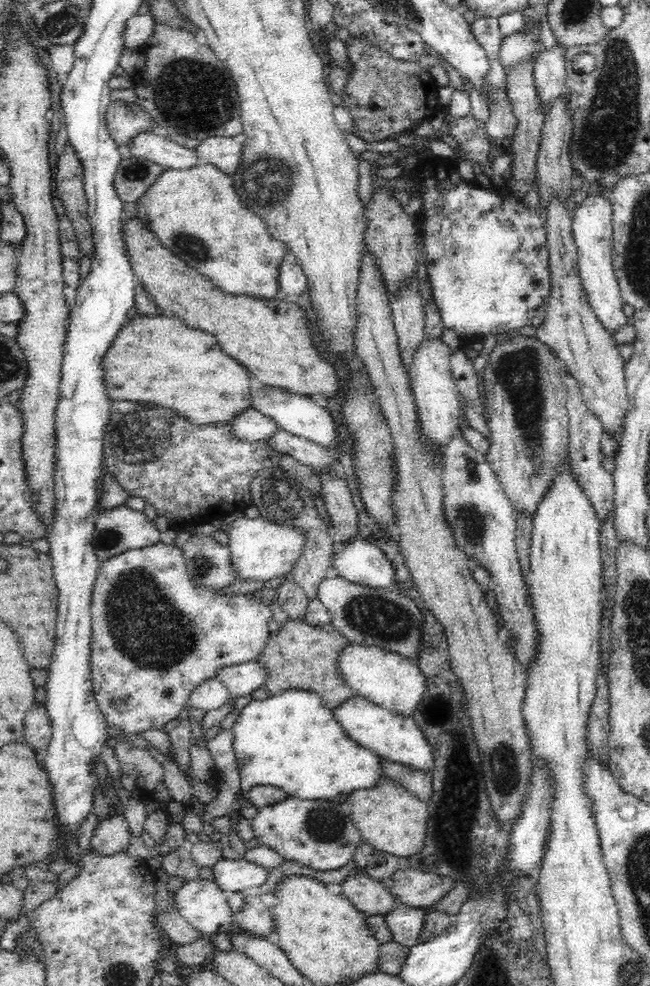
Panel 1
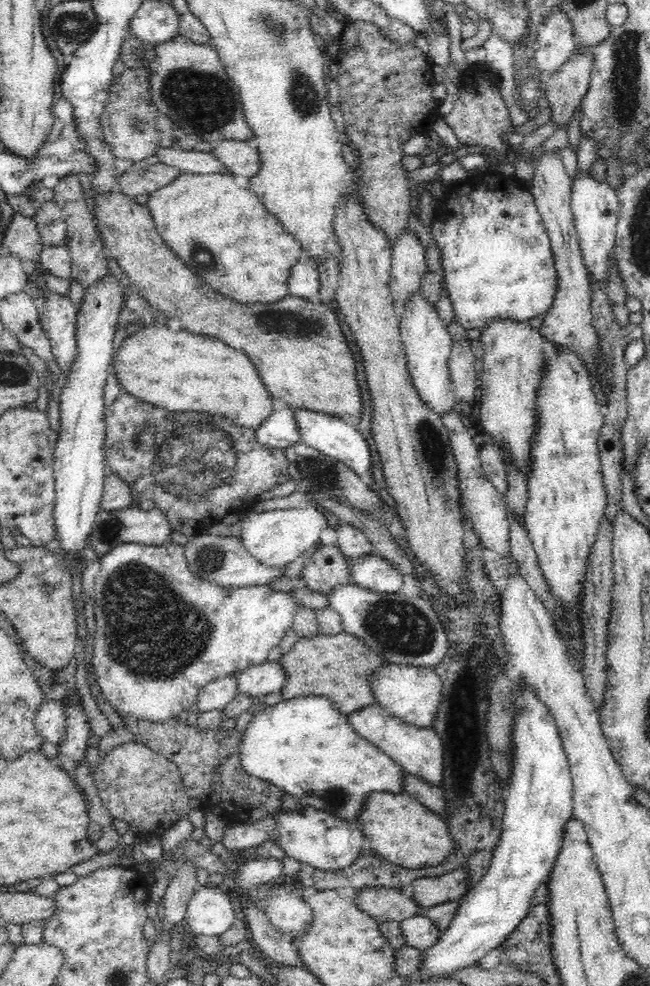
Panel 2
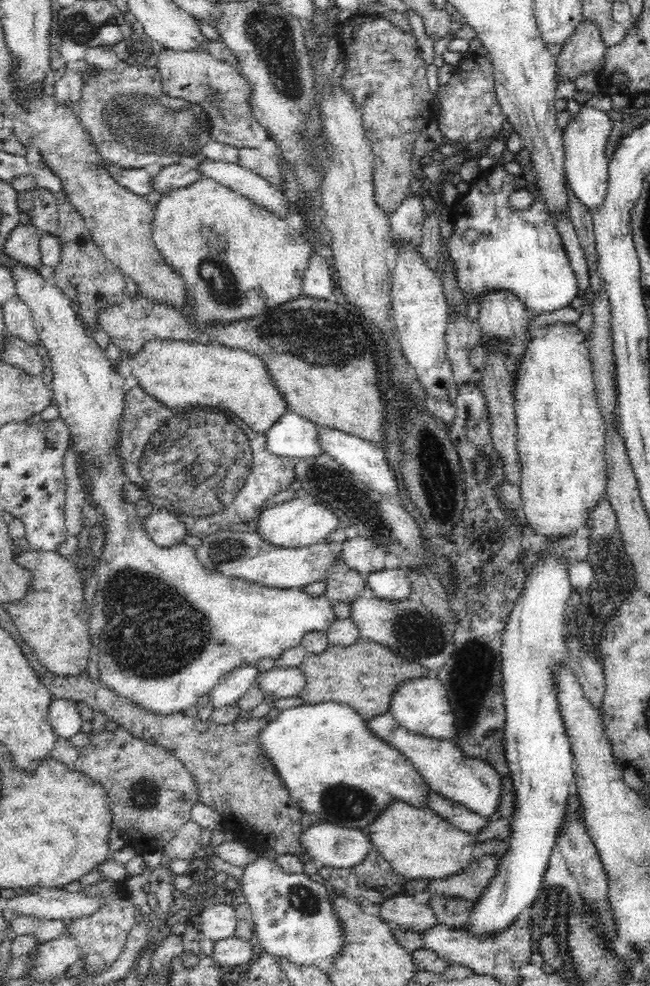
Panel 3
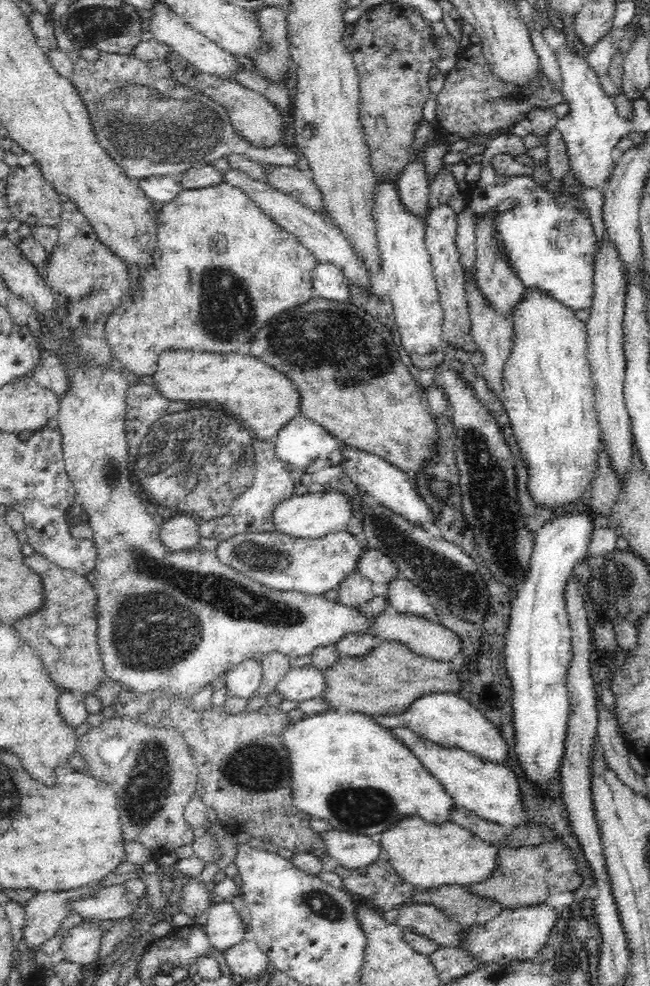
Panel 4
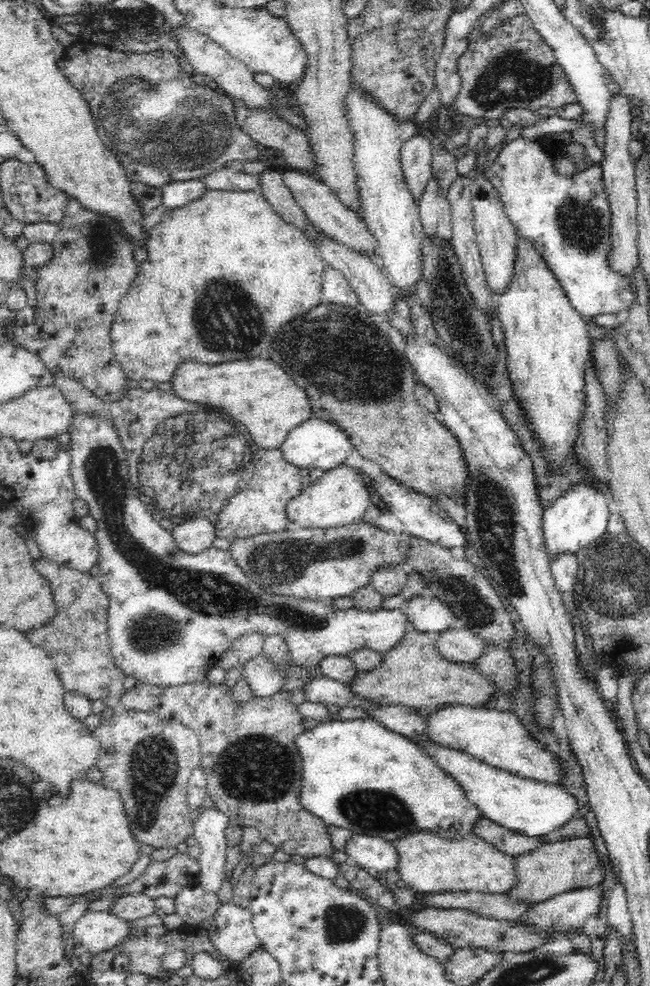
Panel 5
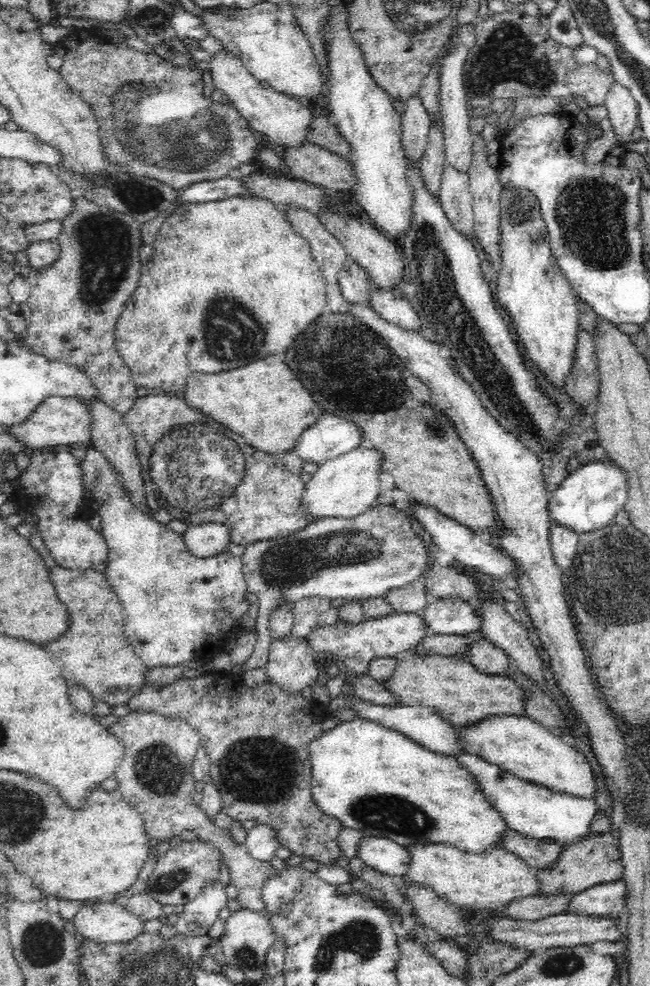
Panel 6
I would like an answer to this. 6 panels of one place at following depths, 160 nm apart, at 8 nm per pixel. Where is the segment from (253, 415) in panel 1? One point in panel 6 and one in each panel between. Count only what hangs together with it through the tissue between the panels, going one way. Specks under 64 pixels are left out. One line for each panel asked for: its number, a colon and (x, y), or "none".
2: (279, 430)
3: (294, 436)
4: (308, 446)
5: (316, 443)
6: (330, 436)

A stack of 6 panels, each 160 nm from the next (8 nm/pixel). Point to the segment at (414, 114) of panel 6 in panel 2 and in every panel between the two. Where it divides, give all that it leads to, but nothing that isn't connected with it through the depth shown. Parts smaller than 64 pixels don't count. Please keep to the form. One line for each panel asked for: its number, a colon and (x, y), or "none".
2: (408, 263)
3: (406, 222)
4: (413, 186)
5: (416, 153)

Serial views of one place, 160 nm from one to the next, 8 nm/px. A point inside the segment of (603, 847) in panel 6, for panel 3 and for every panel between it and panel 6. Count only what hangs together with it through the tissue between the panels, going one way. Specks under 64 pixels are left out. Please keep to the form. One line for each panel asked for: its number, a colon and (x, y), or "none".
3: (469, 885)
4: (524, 876)
5: (553, 868)

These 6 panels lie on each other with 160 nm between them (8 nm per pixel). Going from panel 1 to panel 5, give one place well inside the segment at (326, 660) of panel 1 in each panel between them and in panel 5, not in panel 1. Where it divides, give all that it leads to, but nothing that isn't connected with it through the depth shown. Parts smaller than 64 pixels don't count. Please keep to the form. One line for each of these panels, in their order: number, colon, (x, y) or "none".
2: (337, 667)
3: (364, 675)
4: (388, 680)
5: (414, 673)

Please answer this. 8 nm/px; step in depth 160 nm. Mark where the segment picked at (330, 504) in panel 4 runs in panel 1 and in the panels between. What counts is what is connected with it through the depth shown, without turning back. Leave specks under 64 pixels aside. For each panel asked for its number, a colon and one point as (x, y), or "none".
1: (261, 549)
2: (277, 537)
3: (296, 523)

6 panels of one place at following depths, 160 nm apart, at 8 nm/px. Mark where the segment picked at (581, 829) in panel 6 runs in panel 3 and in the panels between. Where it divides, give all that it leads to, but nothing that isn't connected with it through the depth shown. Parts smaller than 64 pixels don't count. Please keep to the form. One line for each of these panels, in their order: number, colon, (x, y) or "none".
3: (471, 782)
4: (490, 790)
5: (522, 805)

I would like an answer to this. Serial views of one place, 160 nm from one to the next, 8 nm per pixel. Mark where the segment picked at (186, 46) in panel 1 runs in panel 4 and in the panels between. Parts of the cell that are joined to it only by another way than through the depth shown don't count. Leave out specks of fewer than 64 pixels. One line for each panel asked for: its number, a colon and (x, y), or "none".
2: (189, 85)
3: (198, 77)
4: (254, 118)

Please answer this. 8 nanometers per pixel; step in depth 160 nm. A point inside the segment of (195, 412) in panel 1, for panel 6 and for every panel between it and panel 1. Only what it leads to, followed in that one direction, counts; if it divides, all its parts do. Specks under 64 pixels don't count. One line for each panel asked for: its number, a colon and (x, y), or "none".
2: (179, 371)
3: (176, 374)
4: (253, 391)
5: (258, 394)
6: (264, 402)

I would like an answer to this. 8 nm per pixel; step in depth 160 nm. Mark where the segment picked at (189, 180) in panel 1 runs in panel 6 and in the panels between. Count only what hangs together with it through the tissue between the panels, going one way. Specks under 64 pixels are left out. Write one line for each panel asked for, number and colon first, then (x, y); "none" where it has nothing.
2: (247, 256)
3: (257, 261)
4: (269, 271)
5: (227, 264)
6: (268, 287)

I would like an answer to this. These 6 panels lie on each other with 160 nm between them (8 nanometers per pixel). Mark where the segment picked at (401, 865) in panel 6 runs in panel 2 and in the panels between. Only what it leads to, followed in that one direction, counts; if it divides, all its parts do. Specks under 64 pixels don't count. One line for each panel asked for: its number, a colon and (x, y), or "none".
2: (323, 840)
3: (335, 846)
4: (351, 850)
5: (376, 855)

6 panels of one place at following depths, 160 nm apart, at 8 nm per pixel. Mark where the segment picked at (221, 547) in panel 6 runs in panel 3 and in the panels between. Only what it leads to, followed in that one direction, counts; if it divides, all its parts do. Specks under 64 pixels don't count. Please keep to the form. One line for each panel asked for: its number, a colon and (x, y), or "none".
3: (165, 529)
4: (178, 533)
5: (193, 536)

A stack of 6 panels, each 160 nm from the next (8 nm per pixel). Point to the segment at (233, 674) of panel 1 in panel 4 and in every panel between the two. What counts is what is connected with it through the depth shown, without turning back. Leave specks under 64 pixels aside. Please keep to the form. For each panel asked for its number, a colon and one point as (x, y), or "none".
2: (259, 680)
3: (279, 682)
4: (301, 683)

